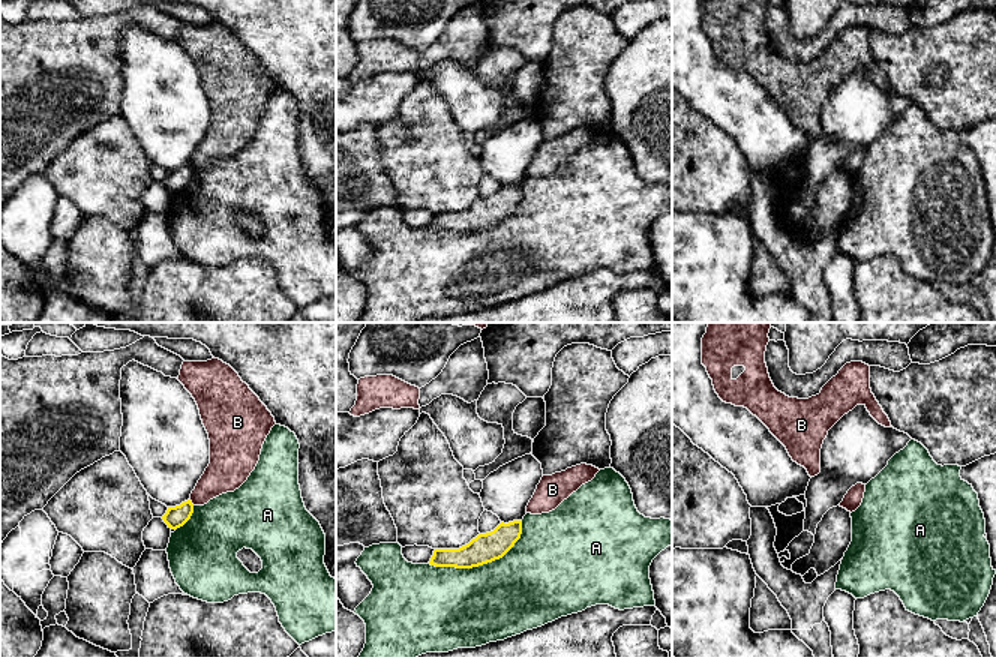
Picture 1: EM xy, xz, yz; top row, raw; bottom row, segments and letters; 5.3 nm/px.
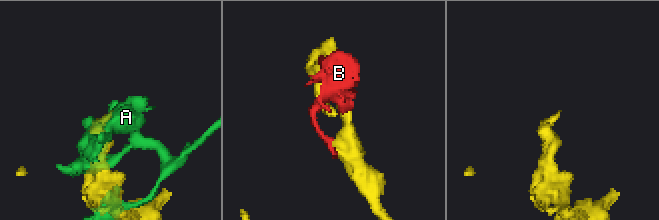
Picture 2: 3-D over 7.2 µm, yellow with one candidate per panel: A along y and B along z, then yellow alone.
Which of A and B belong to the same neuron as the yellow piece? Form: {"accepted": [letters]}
{"accepted": []}

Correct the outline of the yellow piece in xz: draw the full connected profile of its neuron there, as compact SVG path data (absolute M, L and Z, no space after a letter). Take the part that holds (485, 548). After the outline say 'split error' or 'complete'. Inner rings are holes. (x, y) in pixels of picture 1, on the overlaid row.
M522 520L501 522L494 531L478 534L459 549L435 549L429 561L435 567L472 568L502 558L520 538Z | complete

